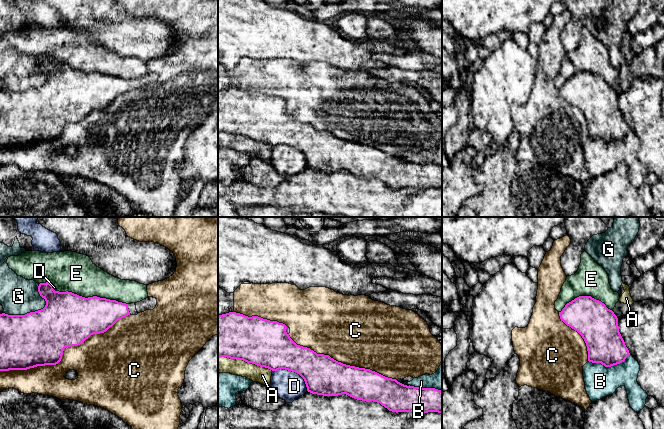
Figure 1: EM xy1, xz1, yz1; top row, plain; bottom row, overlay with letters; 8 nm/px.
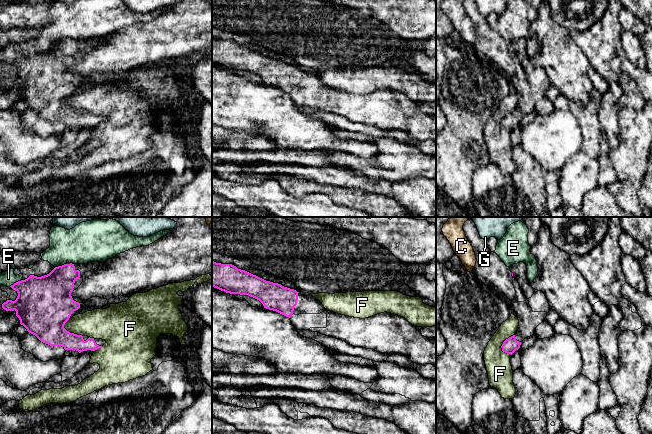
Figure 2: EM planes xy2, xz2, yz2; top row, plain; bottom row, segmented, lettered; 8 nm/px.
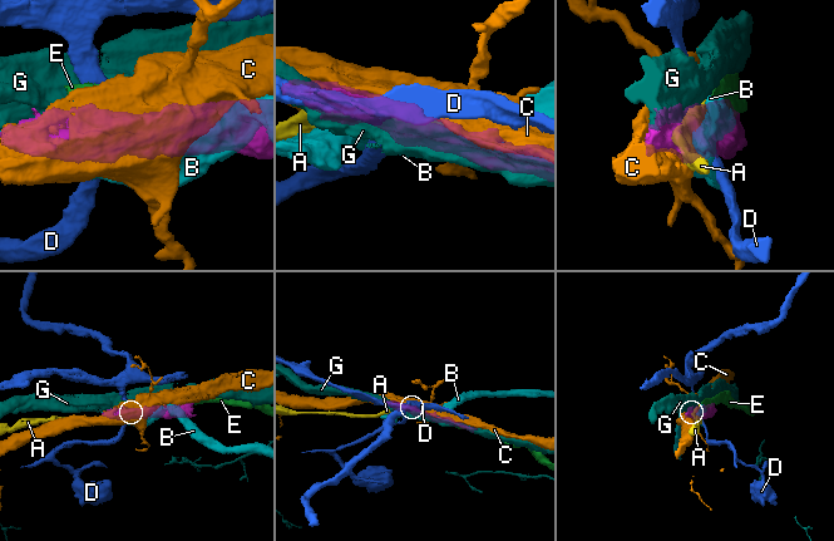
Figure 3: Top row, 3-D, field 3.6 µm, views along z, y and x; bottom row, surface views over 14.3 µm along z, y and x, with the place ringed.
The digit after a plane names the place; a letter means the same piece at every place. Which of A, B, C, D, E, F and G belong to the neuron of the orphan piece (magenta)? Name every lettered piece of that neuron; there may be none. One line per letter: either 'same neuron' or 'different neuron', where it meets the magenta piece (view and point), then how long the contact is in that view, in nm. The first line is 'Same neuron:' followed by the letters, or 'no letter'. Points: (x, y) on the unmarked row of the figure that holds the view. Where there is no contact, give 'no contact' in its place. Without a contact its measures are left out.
Same neuron: no letter
A: different neuron; contact xz1 (245, 137); length 460 nm
B: different neuron; contact yz1 (609, 142); length 340 nm
C: different neuron; contact xy1 (62, 128); length 1150 nm
D: different neuron; contact xz1 (294, 147); length 320 nm
E: different neuron; contact xy1 (92, 73); length 600 nm
F: different neuron; contact yz2 (502, 121); length 180 nm
G: different neuron; contact xy1 (35, 87); length 380 nm

